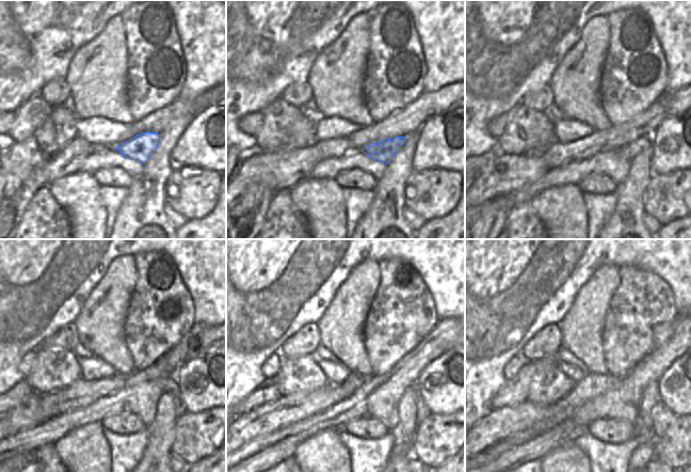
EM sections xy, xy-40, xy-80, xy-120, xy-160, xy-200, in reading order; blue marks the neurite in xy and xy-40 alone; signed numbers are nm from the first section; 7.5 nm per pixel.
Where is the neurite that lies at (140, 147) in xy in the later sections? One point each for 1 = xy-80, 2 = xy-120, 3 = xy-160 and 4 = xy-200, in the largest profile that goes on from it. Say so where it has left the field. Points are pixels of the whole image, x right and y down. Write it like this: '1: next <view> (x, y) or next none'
1: next xy-80 (628, 152)
2: next xy-120 (171, 386)
3: next xy-160 (421, 411)
4: next xy-200 (662, 417)

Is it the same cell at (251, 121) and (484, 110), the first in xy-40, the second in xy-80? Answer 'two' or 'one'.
two

